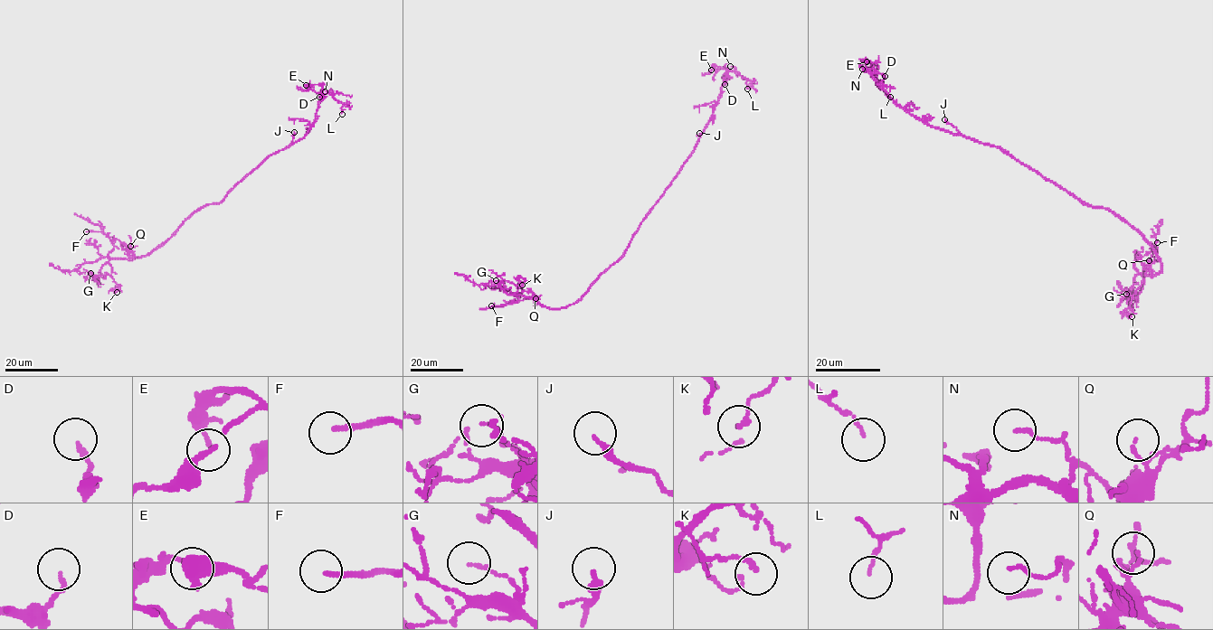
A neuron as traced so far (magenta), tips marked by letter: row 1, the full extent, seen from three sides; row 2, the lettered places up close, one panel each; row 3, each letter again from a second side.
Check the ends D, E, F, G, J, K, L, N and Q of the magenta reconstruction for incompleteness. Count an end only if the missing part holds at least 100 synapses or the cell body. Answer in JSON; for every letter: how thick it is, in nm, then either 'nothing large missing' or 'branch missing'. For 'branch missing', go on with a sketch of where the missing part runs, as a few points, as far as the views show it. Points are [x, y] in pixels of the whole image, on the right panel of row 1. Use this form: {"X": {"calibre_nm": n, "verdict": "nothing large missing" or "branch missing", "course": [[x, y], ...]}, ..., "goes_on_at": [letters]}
{"D": {"calibre_nm": 140, "verdict": "nothing large missing"}, "E": {"calibre_nm": 140, "verdict": "nothing large missing"}, "F": {"calibre_nm": 170, "verdict": "branch missing", "course": [[1157, 242], [1156, 248], [1147, 257], [1144, 247], [1151, 234]]}, "G": {"calibre_nm": 110, "verdict": "nothing large missing"}, "J": {"calibre_nm": 280, "verdict": "nothing large missing"}, "K": {"calibre_nm": 110, "verdict": "nothing large missing"}, "L": {"calibre_nm": 90, "verdict": "nothing large missing"}, "N": {"calibre_nm": 120, "verdict": "nothing large missing"}, "Q": {"calibre_nm": 100, "verdict": "nothing large missing"}, "goes_on_at": ["F"]}

